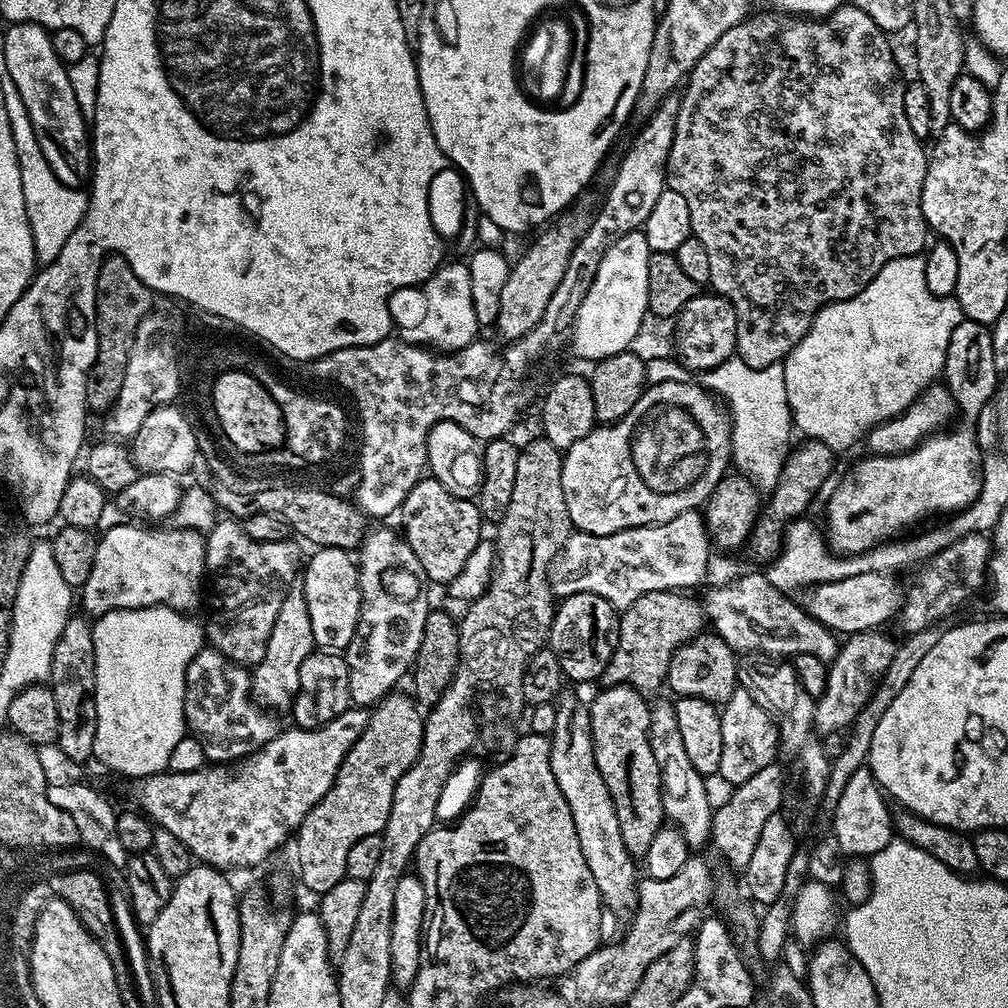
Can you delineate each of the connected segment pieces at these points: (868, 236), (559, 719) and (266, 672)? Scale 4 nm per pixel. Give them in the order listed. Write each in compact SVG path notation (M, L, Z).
M846 2L842 7L834 9L829 16L823 18L805 18L775 10L767 11L762 13L761 16L749 15L738 26L726 30L726 34L722 34L722 38L718 38L718 42L714 42L714 46L710 46L710 50L706 50L704 57L692 68L686 80L688 89L682 92L680 96L680 109L678 110L678 118L674 126L674 146L670 146L668 178L666 181L667 187L678 190L678 194L682 194L682 198L686 198L686 206L690 206L692 235L698 238L698 242L702 242L702 246L710 258L708 284L715 295L726 297L734 306L734 314L736 315L735 355L742 362L746 362L746 366L751 368L765 368L771 364L781 363L784 357L789 356L794 350L794 346L798 346L800 339L810 330L812 320L821 308L826 307L828 304L834 304L837 300L854 298L875 278L878 270L882 270L882 266L886 266L886 262L890 262L894 258L902 258L903 256L921 255L929 243L928 235L930 236L929 226L922 214L922 186L926 182L929 153L924 148L925 145L914 134L914 130L910 130L910 122L906 122L906 106L904 105L906 84L905 81L900 81L900 68L896 65L895 58L892 57L892 48L888 45L889 37L876 25L874 18L870 18L870 14L862 14L862 10L858 10L850 2Z
M570 696L563 698L559 699L556 707L555 727L549 737L550 768L562 796L570 806L582 856L598 885L601 903L612 910L619 921L626 922L631 919L637 908L638 875L636 876L635 861L626 850L610 790L597 770L597 763L594 762L588 708L577 704Z
M298 578L290 586L281 608L278 609L278 618L274 622L274 630L270 630L270 642L266 642L266 654L262 662L251 669L252 699L272 710L291 709L298 694L298 674L302 670L302 662L306 662L315 648L314 629L310 627L310 610L306 610L304 581Z

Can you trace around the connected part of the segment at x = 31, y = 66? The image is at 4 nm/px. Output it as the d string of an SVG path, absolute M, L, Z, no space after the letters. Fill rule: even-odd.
M9 23L4 32L6 72L14 82L32 123L38 146L54 174L66 186L80 188L90 180L90 128L80 111L67 67L54 54L49 29L41 24Z

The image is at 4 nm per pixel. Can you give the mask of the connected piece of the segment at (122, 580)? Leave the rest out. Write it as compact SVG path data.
M128 522L132 524L116 524L113 528L108 528L104 532L104 537L101 535L96 541L96 553L94 554L94 570L90 570L90 578L86 578L82 595L84 595L83 611L89 617L99 618L106 613L112 611L113 608L131 608L137 603L136 596L144 596L142 600L143 607L154 608L157 604L166 604L170 608L175 608L176 611L185 614L191 613L191 608L196 608L200 604L200 583L205 583L206 569L204 567L204 542L205 537L201 533L195 532L193 528L181 528L173 526L173 528L158 528L162 526L146 526L150 528L139 528L141 526L136 522Z

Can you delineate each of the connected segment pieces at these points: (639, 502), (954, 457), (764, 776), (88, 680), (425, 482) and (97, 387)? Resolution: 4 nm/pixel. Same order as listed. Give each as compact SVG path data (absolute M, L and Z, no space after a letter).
M667 380L657 384L648 384L638 398L638 402L634 402L634 406L630 406L630 410L620 420L614 424L600 424L592 428L590 434L586 434L586 438L578 438L578 442L574 442L574 446L570 446L563 453L562 494L566 498L566 510L570 510L572 527L577 532L589 532L601 536L620 532L623 528L670 522L670 518L674 518L678 514L699 509L714 490L714 486L718 486L720 479L729 471L731 454L732 425L730 417L727 411L699 383L688 380Z
M958 424L932 433L908 452L900 452L896 456L865 455L860 468L854 469L833 490L832 497L828 500L826 541L831 551L841 556L857 555L907 533L911 524L916 524L927 516L943 517L945 514L962 512L971 506L974 498L978 498L978 490L982 490L982 451L980 452L980 444L976 441L975 430L968 424Z
M773 762L756 771L746 782L735 785L726 802L713 811L709 836L711 847L714 846L736 870L743 870L749 864L763 823L781 809L784 798L781 769L779 763Z
M82 614L67 620L54 646L48 686L58 706L58 738L55 747L68 760L80 764L92 760L96 737L96 651L94 650L91 621Z
M422 478L414 485L406 494L398 516L404 519L402 535L408 541L410 550L414 550L423 575L428 575L429 581L438 584L447 585L458 574L458 570L462 570L466 558L470 558L474 546L482 538L479 507L472 500L463 500L450 494L450 490L446 490L446 486L434 478Z
M109 254L100 262L96 273L96 298L94 301L94 335L96 357L88 370L86 402L94 413L107 413L122 390L122 377L126 375L126 362L130 362L130 350L142 318L153 311L154 293L147 288L122 257Z

